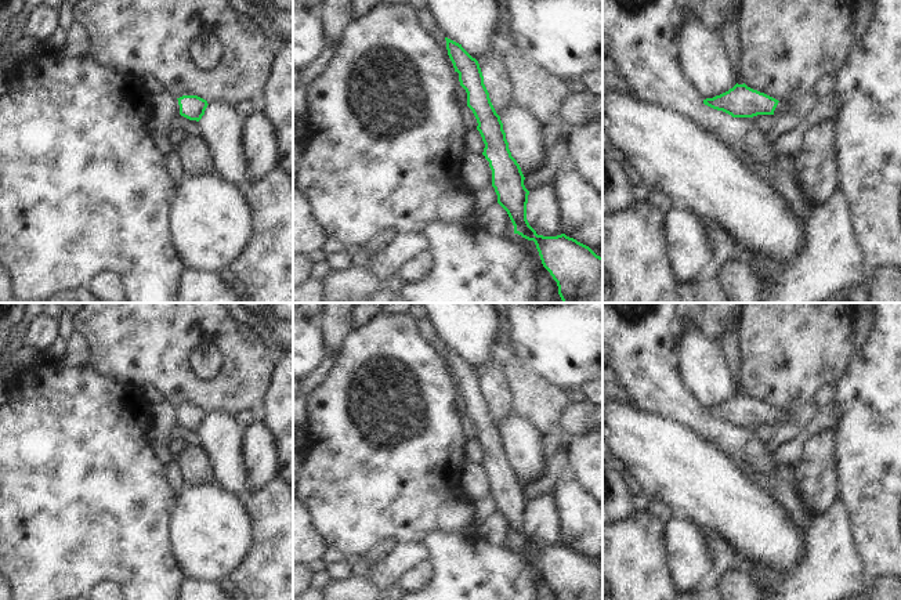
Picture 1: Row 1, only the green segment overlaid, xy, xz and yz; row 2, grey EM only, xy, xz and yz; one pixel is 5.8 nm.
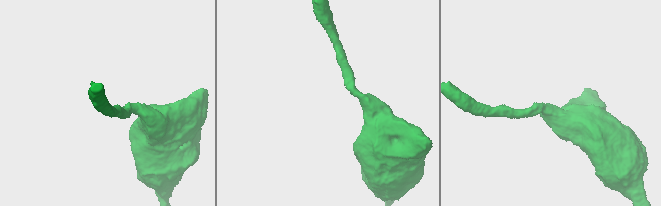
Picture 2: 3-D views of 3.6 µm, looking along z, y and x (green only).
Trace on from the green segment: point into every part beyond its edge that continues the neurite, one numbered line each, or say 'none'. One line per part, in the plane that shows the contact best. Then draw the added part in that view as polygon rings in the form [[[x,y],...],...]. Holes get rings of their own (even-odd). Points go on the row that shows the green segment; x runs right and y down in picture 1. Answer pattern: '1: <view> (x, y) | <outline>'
none

